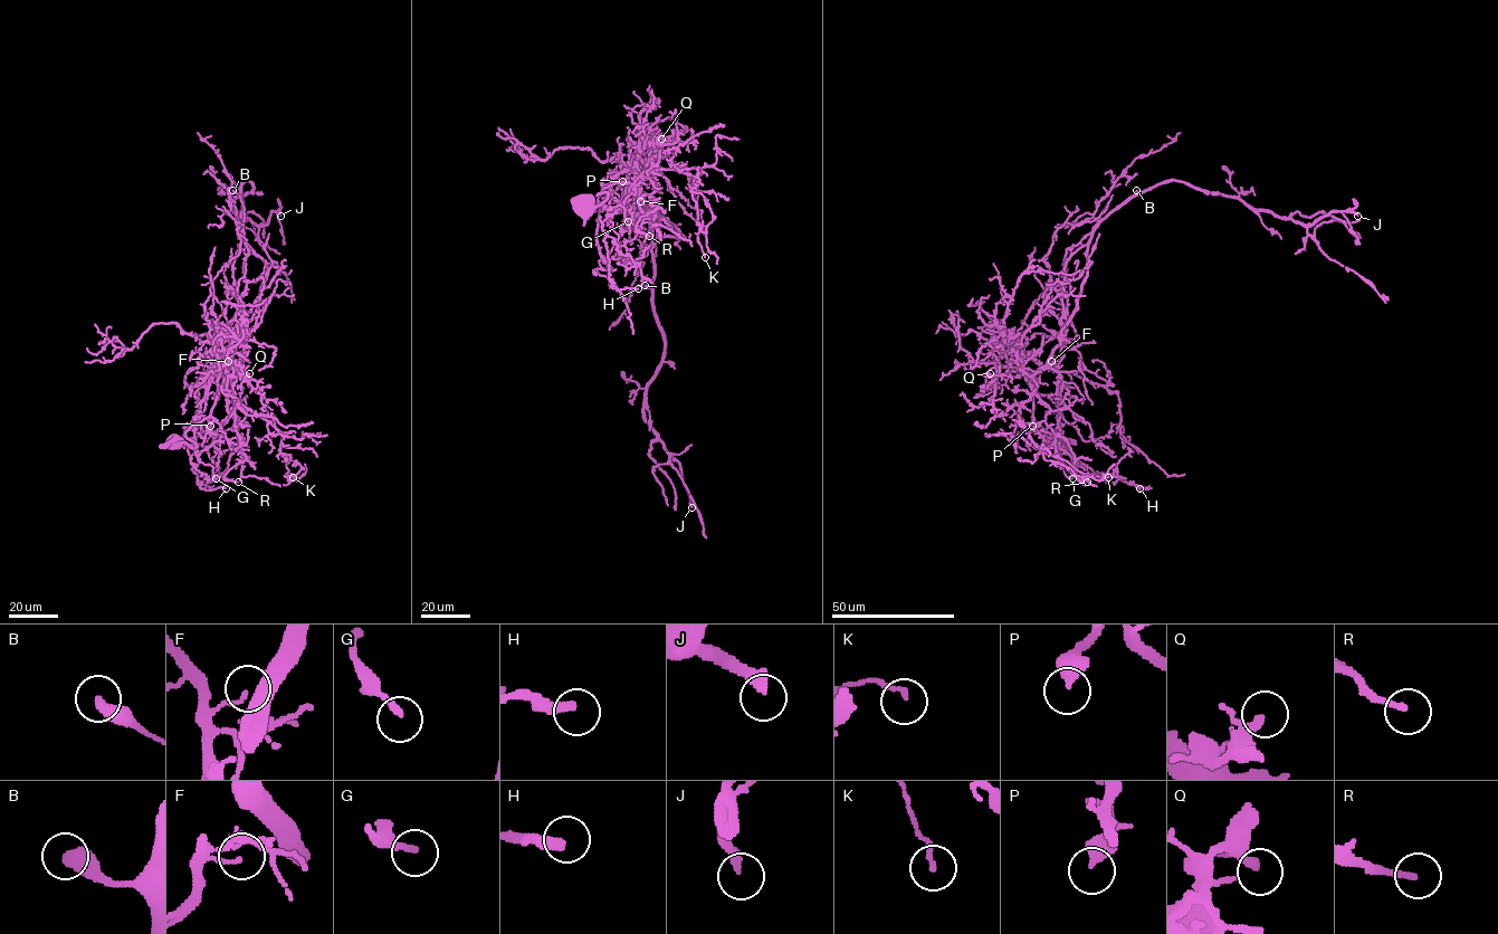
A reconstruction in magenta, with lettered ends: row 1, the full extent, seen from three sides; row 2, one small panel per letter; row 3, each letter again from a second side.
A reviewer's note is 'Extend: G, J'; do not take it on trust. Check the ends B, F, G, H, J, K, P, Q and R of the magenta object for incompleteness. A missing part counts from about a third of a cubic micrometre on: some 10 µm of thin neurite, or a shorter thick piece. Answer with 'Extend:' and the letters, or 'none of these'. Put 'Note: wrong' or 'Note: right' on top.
Note: right
Extend: G, J

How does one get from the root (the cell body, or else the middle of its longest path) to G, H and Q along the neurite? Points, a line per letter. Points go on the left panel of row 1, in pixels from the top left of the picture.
G: (173, 440), (194, 447), (185, 432), (212, 417), (220, 429), (210, 435), (198, 415), (192, 448), (216, 478)
H: (173, 440), (194, 447), (185, 432), (212, 417), (220, 438), (192, 454), (190, 463), (201, 488), (226, 488)
Q: (173, 440), (196, 446), (185, 432), (209, 415), (227, 367), (244, 375), (249, 373)

